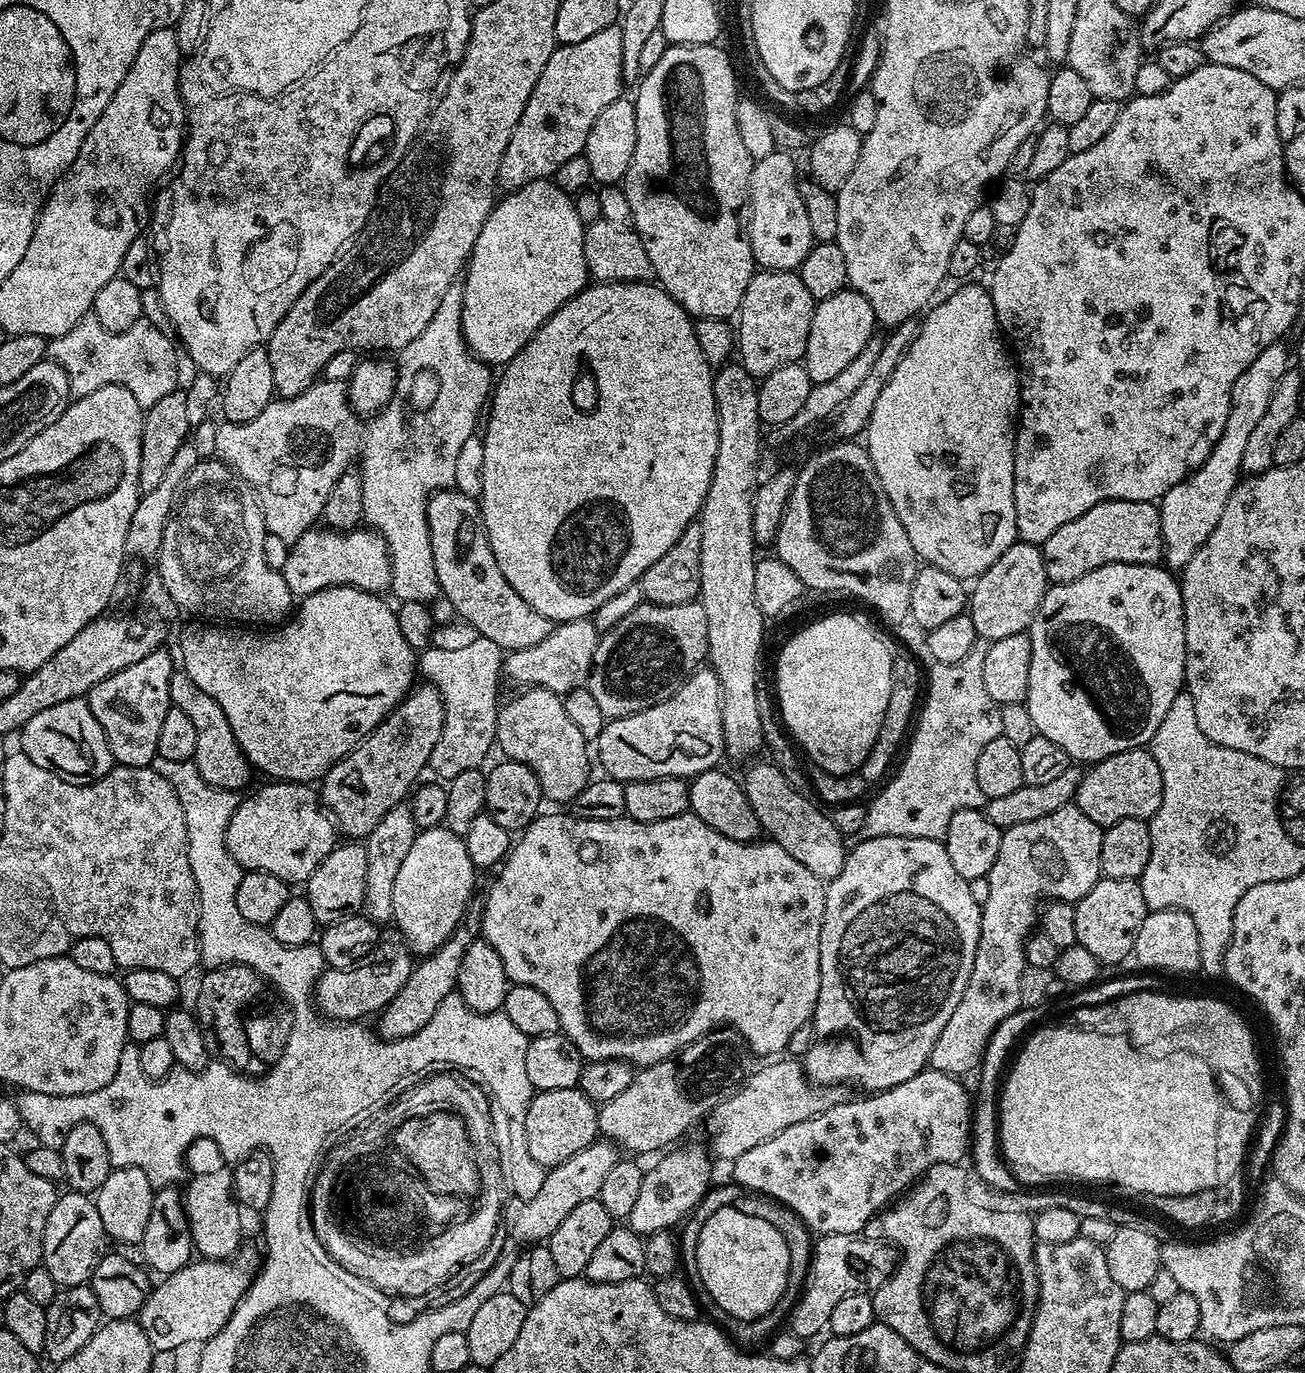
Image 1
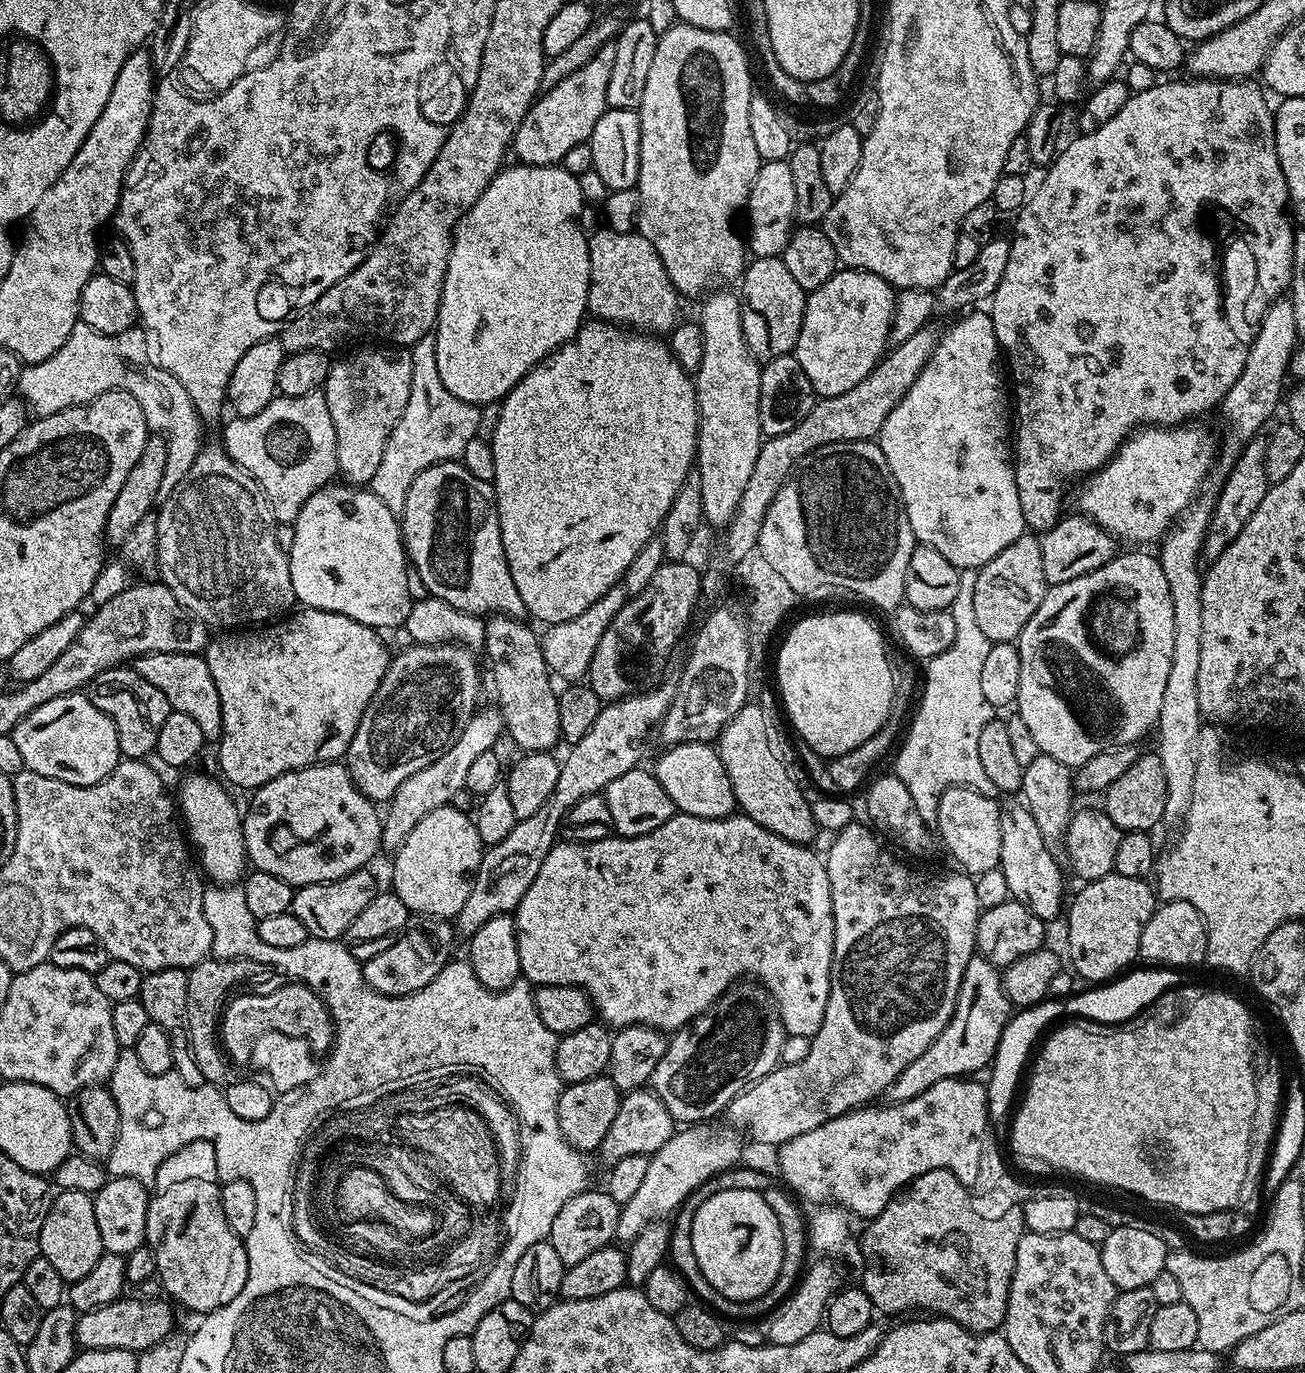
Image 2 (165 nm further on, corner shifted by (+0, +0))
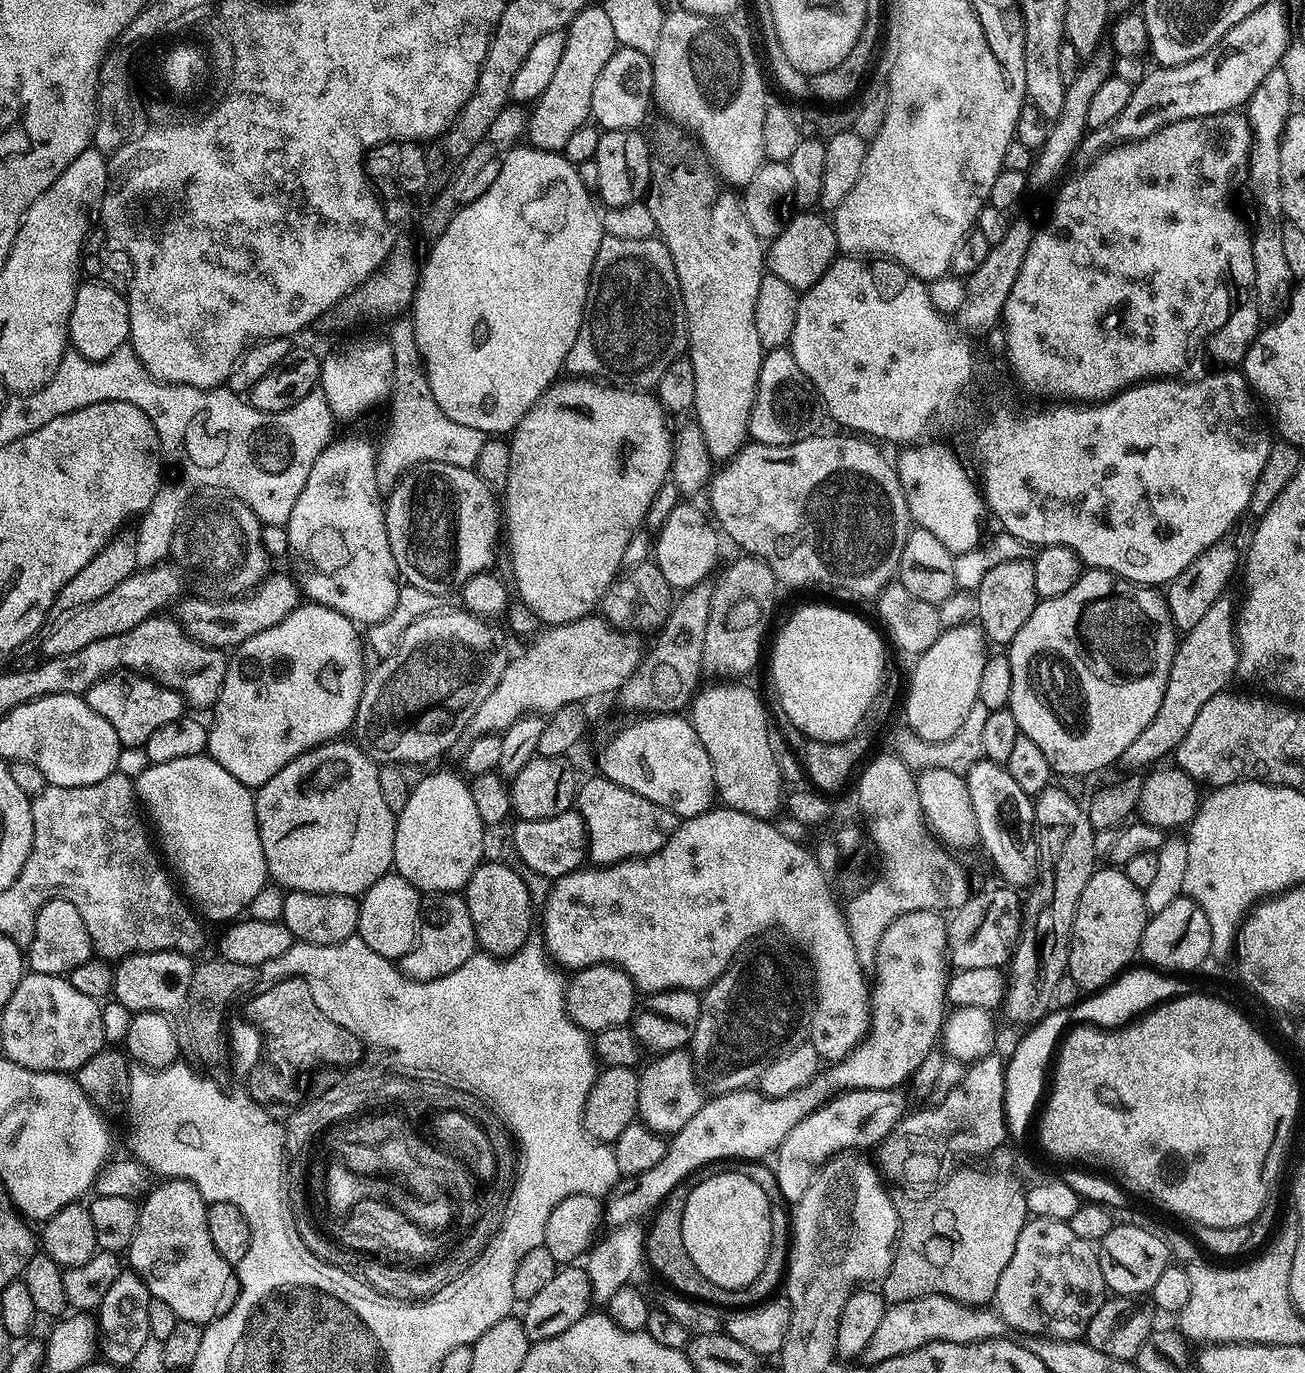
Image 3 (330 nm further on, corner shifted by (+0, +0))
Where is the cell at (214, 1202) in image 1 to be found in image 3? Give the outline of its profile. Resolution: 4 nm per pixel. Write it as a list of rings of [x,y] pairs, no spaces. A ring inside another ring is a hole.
[[[175,1178],[165,1179],[160,1185],[153,1187],[151,1191],[143,1197],[142,1203],[139,1205],[140,1217],[138,1218],[138,1226],[134,1230],[134,1238],[130,1242],[130,1246],[126,1250],[126,1260],[130,1263],[131,1271],[138,1273],[146,1282],[146,1286],[150,1290],[152,1299],[166,1302],[166,1306],[170,1306],[170,1310],[174,1310],[177,1320],[189,1320],[201,1326],[207,1326],[212,1321],[217,1320],[222,1314],[226,1314],[230,1310],[230,1306],[234,1306],[236,1296],[240,1292],[240,1281],[236,1279],[236,1273],[233,1265],[226,1262],[226,1258],[222,1258],[218,1254],[218,1250],[214,1250],[214,1242],[210,1239],[210,1230],[206,1230],[206,1214],[208,1213],[208,1204],[202,1198],[202,1194],[190,1180],[177,1180]]]

